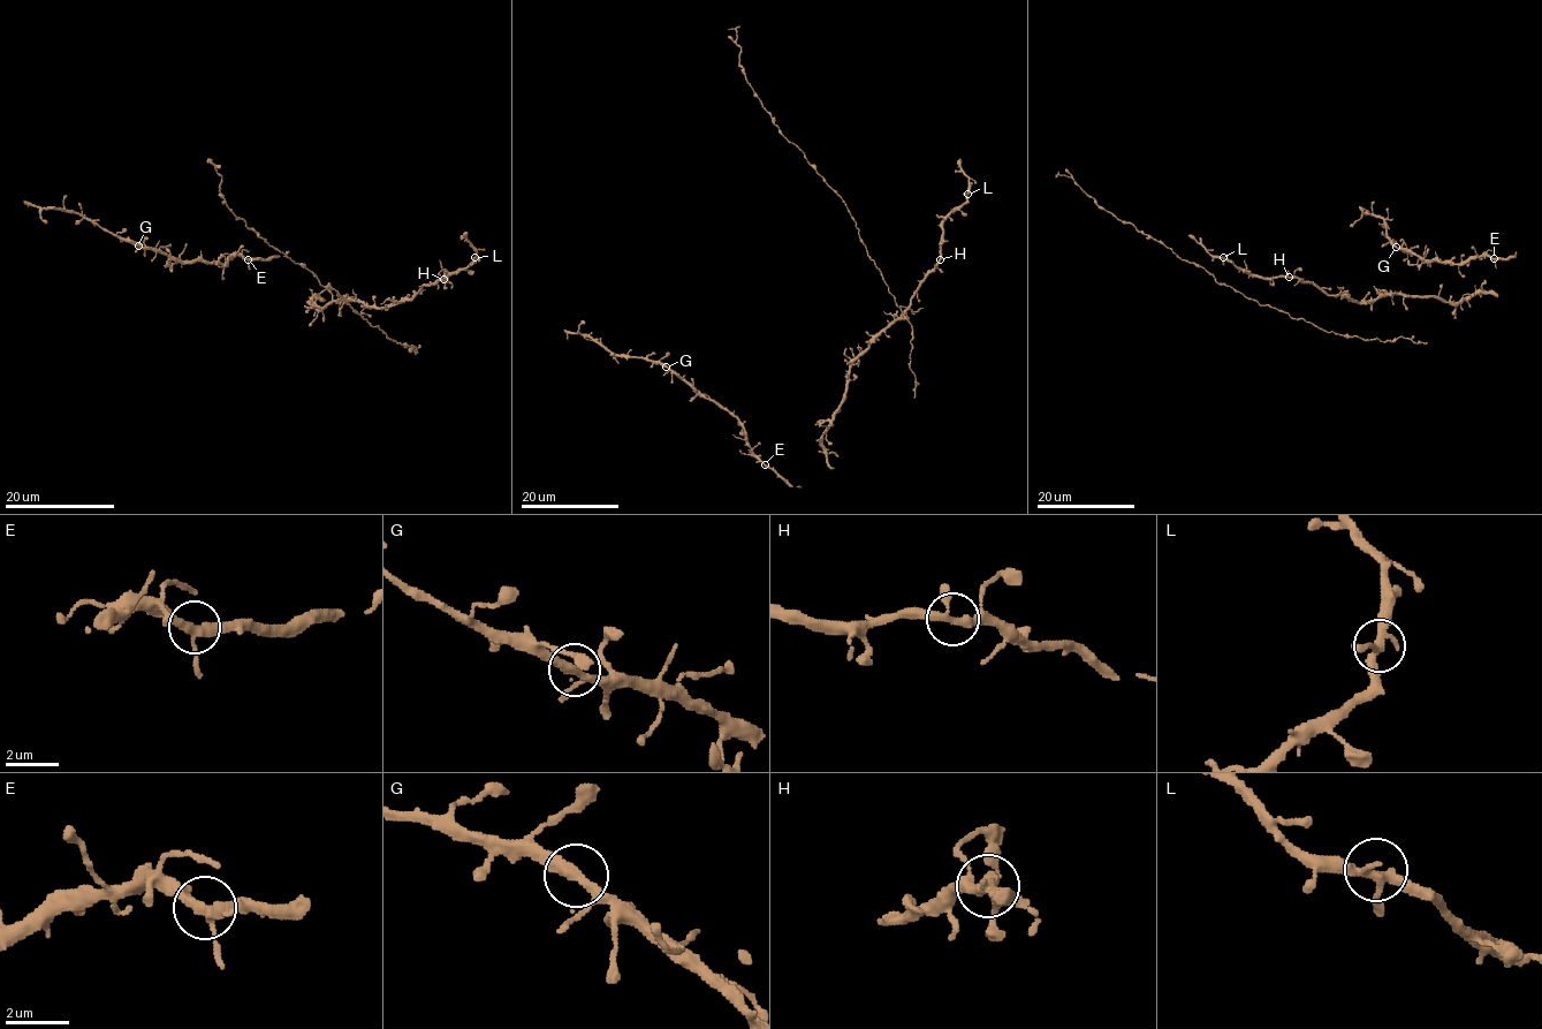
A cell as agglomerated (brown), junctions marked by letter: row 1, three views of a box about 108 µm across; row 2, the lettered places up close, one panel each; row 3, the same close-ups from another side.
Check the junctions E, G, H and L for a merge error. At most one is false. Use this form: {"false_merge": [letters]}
{"false_merge": []}

